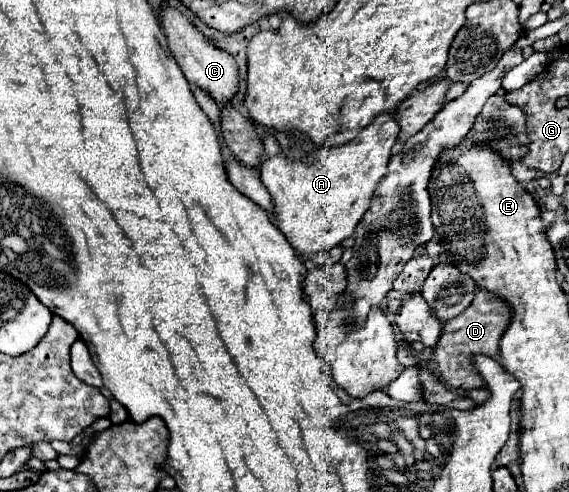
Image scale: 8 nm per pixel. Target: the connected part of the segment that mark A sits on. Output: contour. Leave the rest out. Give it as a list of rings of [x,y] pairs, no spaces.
[[[383,112],[383,114],[375,116],[375,120],[369,126],[365,126],[355,140],[351,140],[347,144],[331,146],[331,148],[321,146],[319,150],[309,152],[303,160],[289,158],[289,154],[281,148],[279,154],[275,154],[263,162],[261,182],[267,186],[267,190],[273,198],[273,204],[275,204],[273,214],[279,220],[277,226],[287,236],[287,240],[291,242],[291,246],[295,250],[299,250],[301,254],[323,252],[323,250],[337,246],[341,240],[345,240],[353,234],[357,222],[369,208],[369,202],[371,202],[377,182],[387,174],[387,162],[391,158],[391,148],[397,140],[397,134],[399,134],[397,118],[393,116],[393,112]]]

